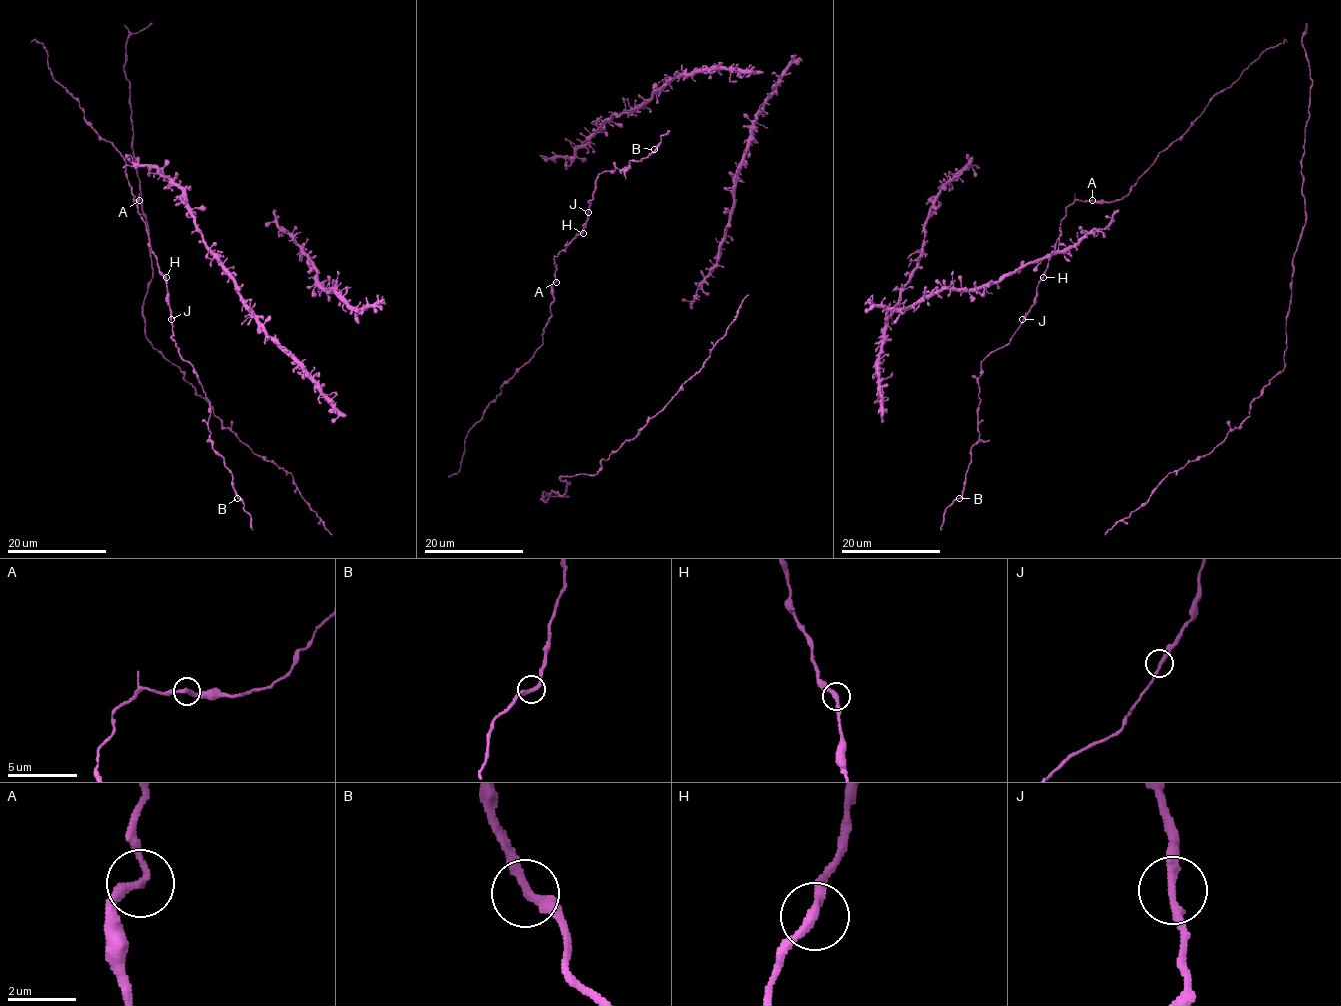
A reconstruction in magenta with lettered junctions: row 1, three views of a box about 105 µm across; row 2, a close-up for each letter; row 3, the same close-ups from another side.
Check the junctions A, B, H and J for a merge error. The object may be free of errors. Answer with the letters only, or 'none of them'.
none of them

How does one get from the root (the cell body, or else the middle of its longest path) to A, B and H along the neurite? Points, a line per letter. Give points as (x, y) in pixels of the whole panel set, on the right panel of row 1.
A: (1171, 143), (1121, 199), (1092, 200)
B: (1171, 143), (1121, 199), (1074, 200), (1066, 209), (1036, 302), (1011, 340), (981, 361), (979, 439), (959, 498)
H: (1171, 143), (1121, 199), (1074, 200), (1066, 209), (1061, 221), (1061, 235), (1043, 277)

